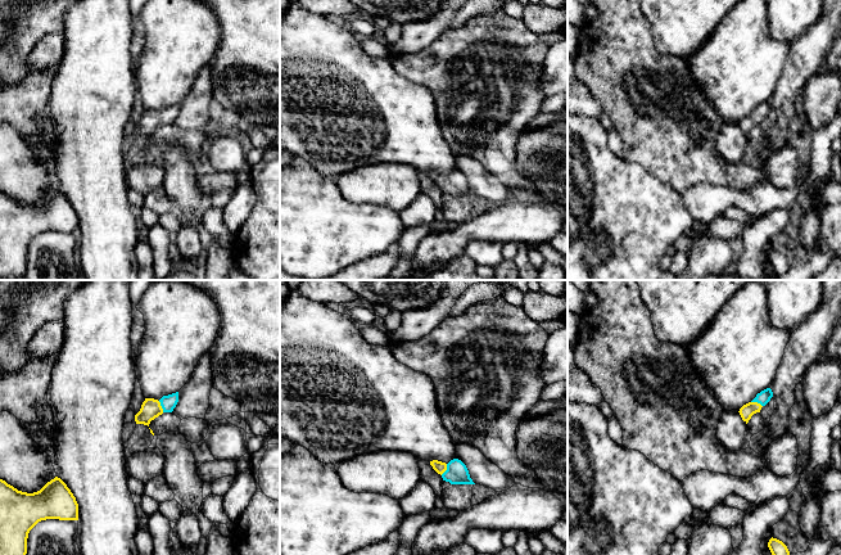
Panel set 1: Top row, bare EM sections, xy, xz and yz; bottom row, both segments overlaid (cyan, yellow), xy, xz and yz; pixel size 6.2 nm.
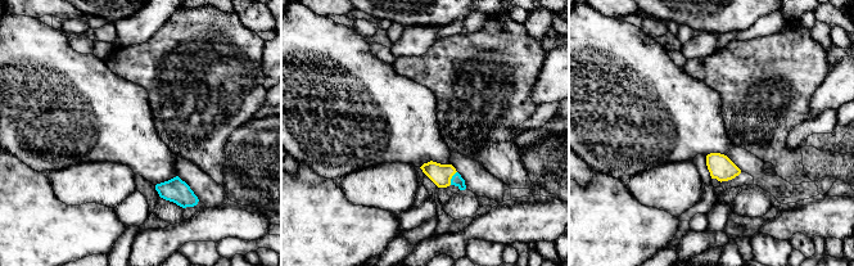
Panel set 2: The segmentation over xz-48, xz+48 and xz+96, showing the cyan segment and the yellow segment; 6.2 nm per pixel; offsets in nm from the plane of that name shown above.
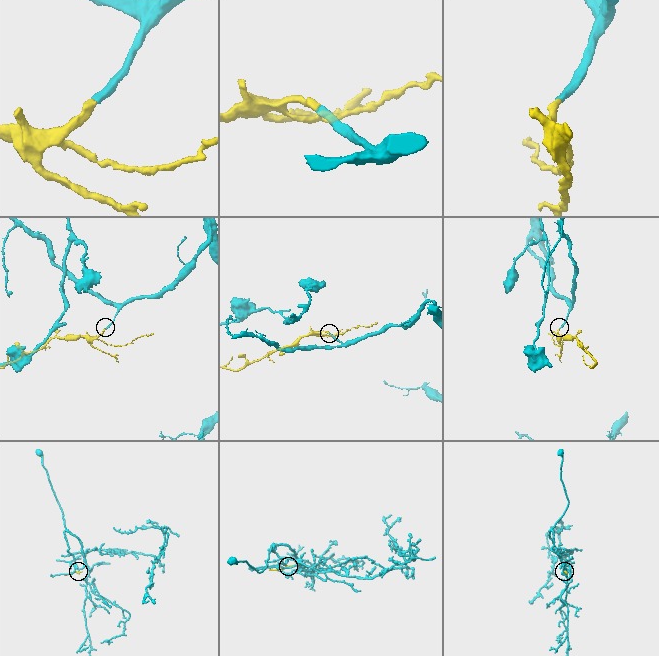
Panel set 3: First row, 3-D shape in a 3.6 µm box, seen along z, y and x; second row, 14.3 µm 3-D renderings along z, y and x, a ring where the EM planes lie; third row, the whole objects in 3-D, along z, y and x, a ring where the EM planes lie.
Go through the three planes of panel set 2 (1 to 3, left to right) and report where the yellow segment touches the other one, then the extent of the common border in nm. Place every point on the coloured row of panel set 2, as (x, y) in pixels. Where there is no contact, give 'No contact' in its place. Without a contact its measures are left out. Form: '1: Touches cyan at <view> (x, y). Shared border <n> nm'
1: No contact
2: Touches cyan at xz+48 (452, 177). Shared border 100 nm
3: No contact

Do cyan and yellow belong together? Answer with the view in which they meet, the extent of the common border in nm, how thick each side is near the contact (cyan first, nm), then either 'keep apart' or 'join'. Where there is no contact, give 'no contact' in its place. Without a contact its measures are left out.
contact in xy; length 80 nm; calibres 100 and 130 nm; join

